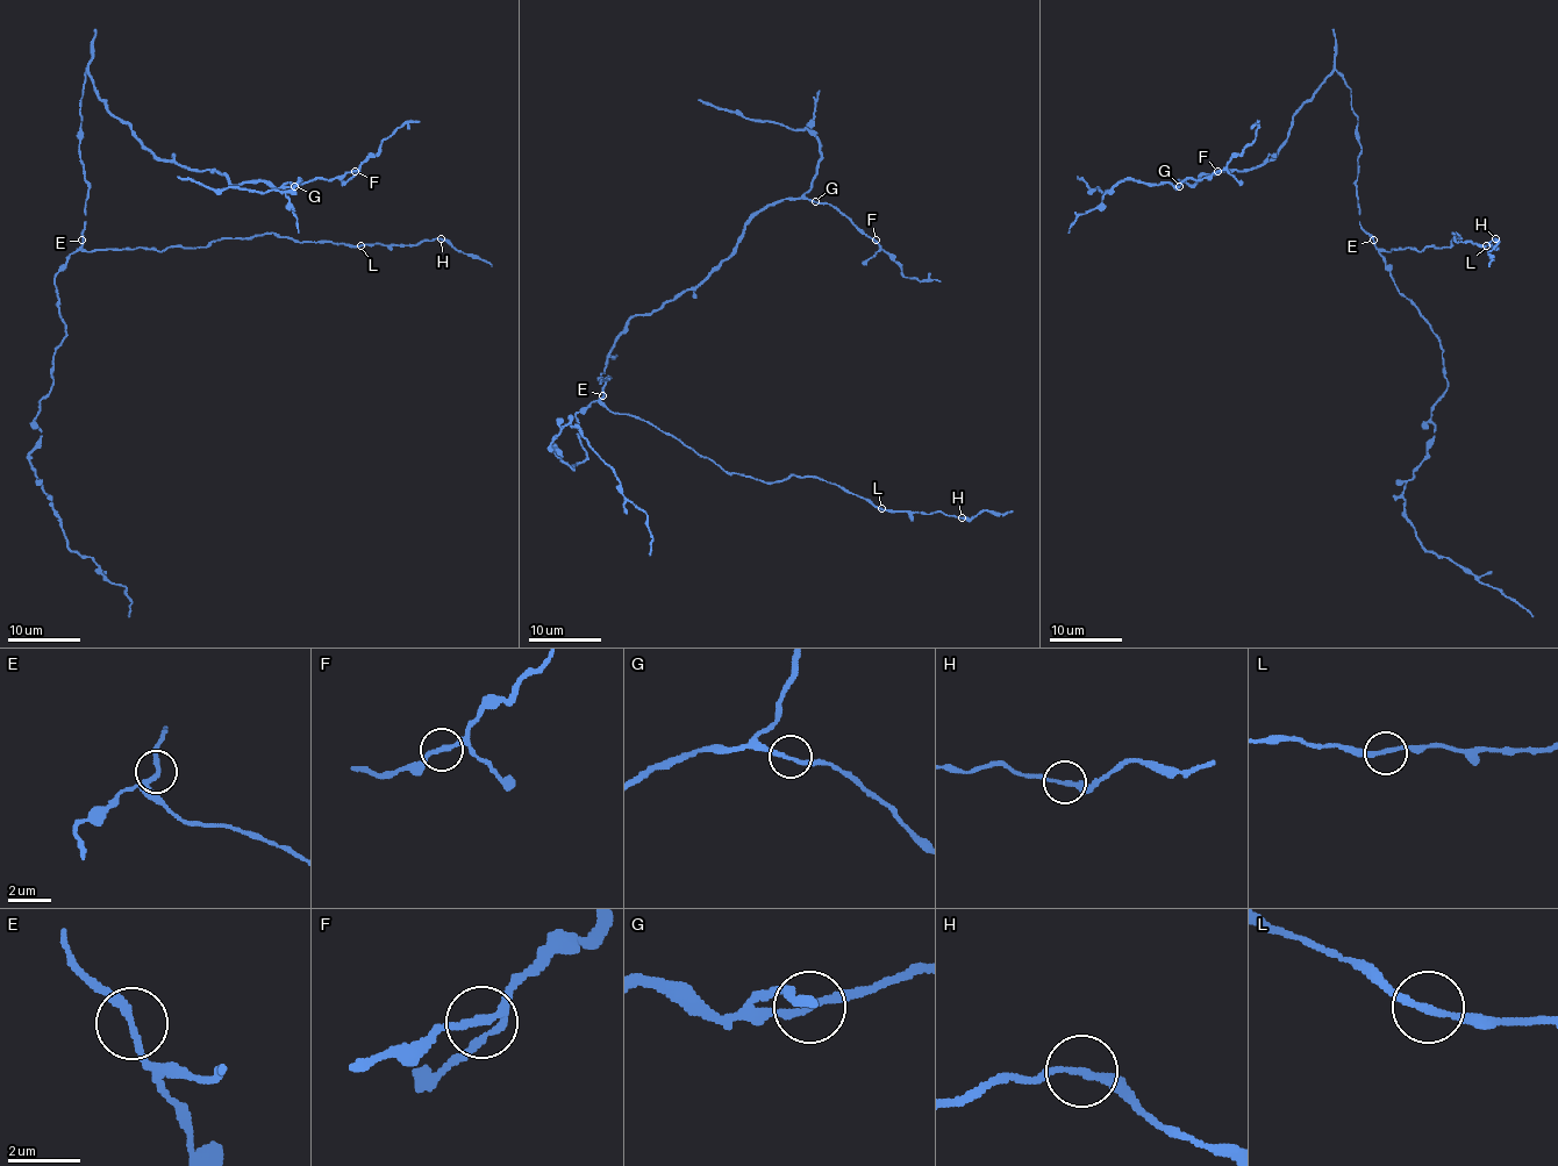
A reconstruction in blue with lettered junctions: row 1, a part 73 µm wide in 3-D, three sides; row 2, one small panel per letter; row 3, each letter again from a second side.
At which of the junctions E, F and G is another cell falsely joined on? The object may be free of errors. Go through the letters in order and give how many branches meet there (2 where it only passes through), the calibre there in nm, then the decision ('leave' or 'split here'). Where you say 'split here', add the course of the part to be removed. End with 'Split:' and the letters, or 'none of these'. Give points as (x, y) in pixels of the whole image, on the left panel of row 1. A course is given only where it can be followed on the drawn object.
E: 2 | 200 nm | leave
F: 2 | 180 nm | leave
G: 2 | 190 nm | leave
Split: none of these

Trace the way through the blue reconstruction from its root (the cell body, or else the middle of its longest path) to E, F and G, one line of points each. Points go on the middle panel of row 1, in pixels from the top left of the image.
E: (605, 380), (609, 378), (604, 395)
F: (605, 380), (600, 384), (607, 355), (626, 323), (694, 288), (770, 205), (797, 198), (830, 204), (876, 240)
G: (605, 380), (600, 384), (607, 355), (630, 319), (694, 288), (733, 250), (757, 212), (783, 199), (815, 201)

